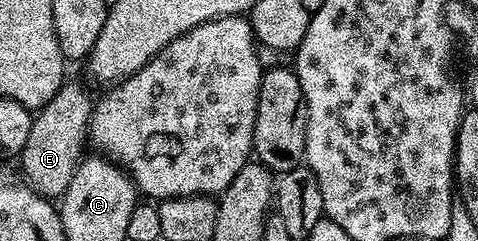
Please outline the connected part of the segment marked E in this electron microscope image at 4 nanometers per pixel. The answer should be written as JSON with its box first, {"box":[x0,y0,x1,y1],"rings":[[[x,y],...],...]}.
{"box":[20,80,92,199],"rings":[[[67,80],[45,107],[33,114],[28,143],[24,143],[20,154],[20,173],[32,192],[47,199],[58,199],[68,183],[72,183],[72,175],[84,156],[82,147],[88,143],[91,108],[92,97],[86,94],[85,87],[78,81]]]}

